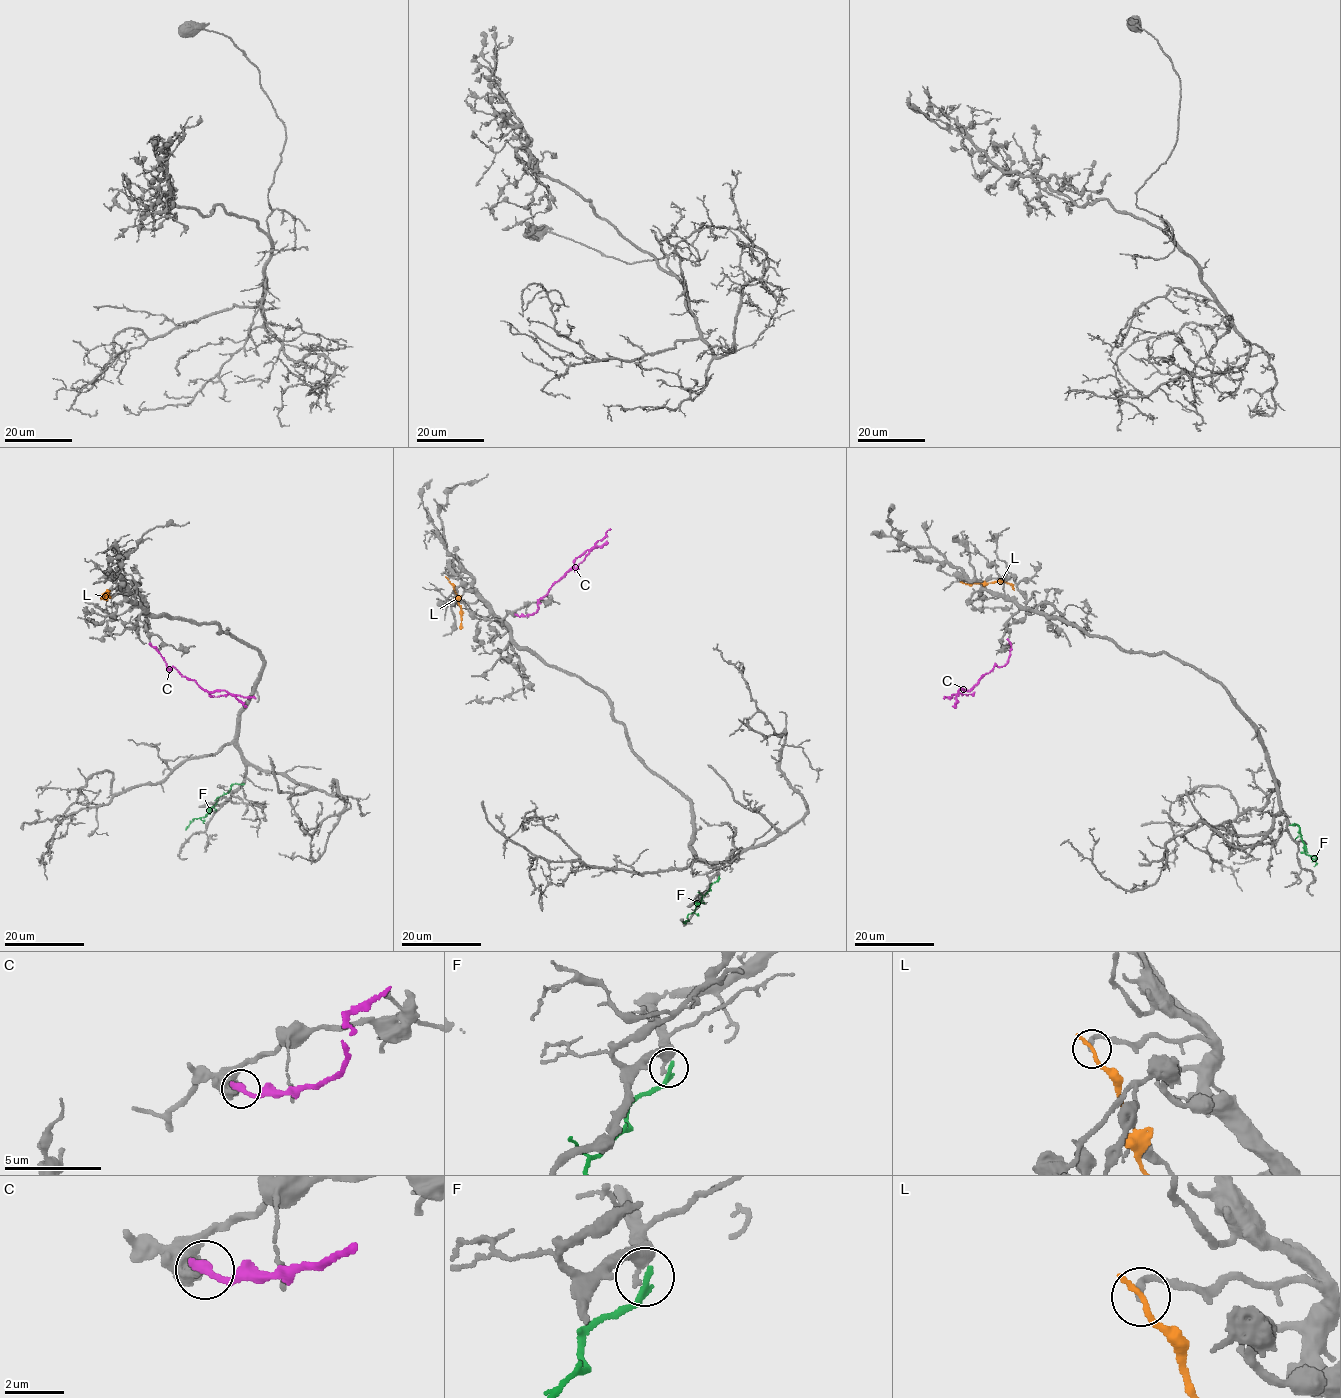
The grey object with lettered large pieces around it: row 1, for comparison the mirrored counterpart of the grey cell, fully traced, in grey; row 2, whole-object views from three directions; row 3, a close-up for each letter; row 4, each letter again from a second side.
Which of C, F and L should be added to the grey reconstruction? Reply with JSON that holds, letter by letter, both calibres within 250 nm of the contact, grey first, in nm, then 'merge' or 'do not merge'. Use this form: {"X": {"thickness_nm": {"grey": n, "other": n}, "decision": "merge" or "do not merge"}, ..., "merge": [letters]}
{"C": {"thickness_nm": {"grey": 170, "other": 340}, "decision": "do not merge"}, "F": {"thickness_nm": {"grey": 280, "other": 240}, "decision": "do not merge"}, "L": {"thickness_nm": {"grey": 240, "other": 260}, "decision": "do not merge"}, "merge": []}

